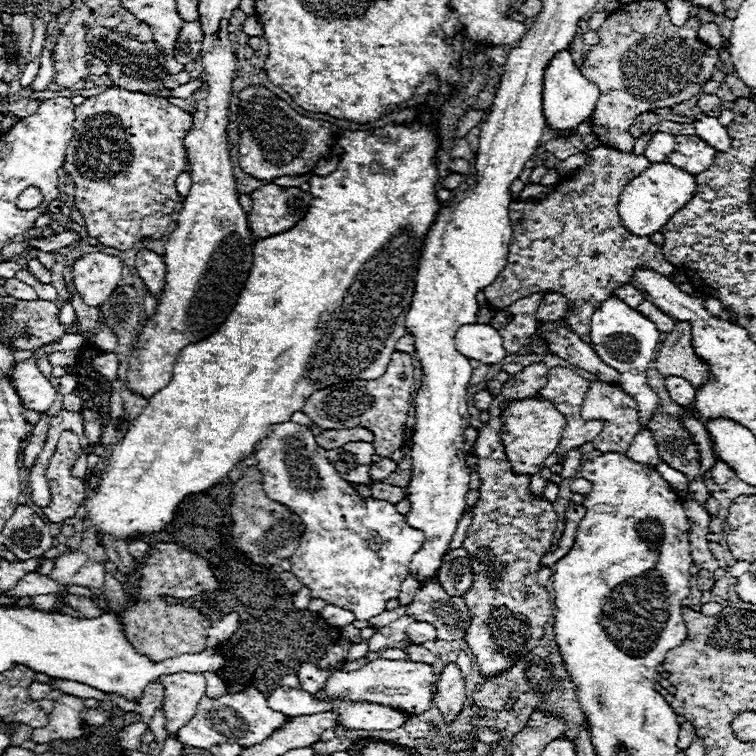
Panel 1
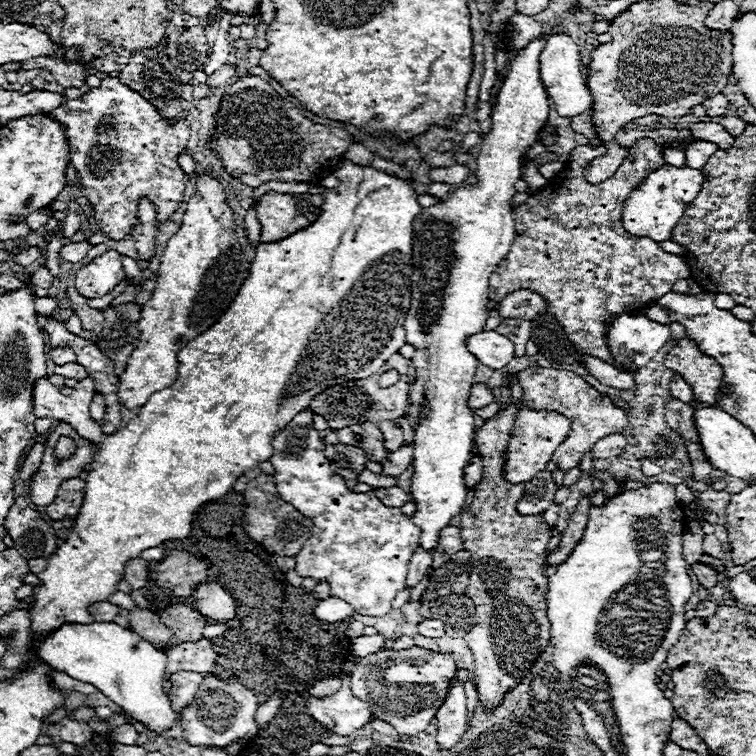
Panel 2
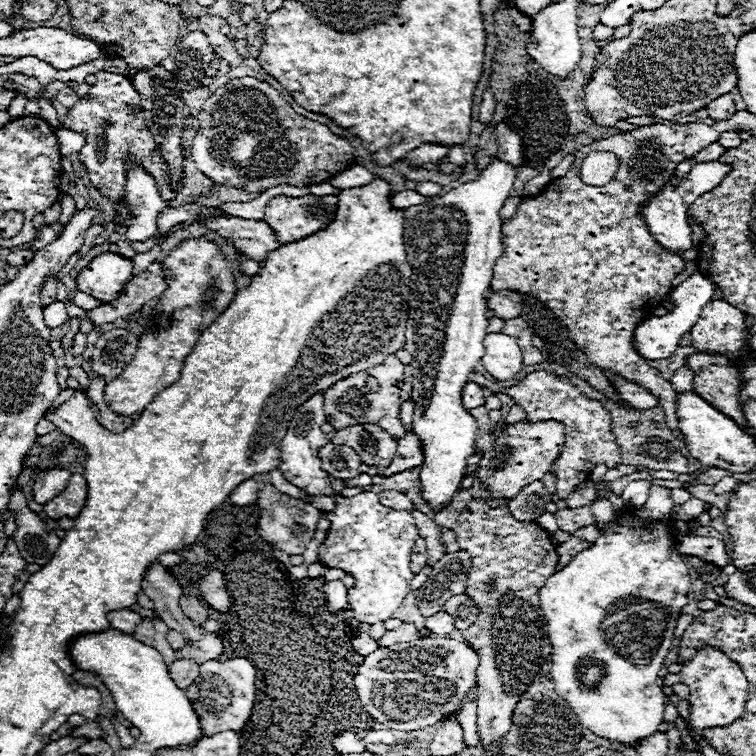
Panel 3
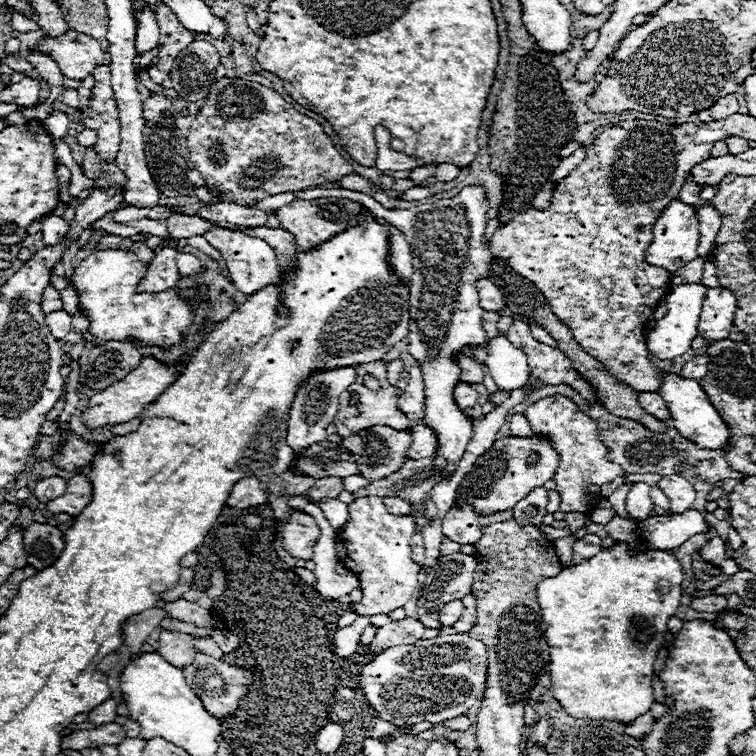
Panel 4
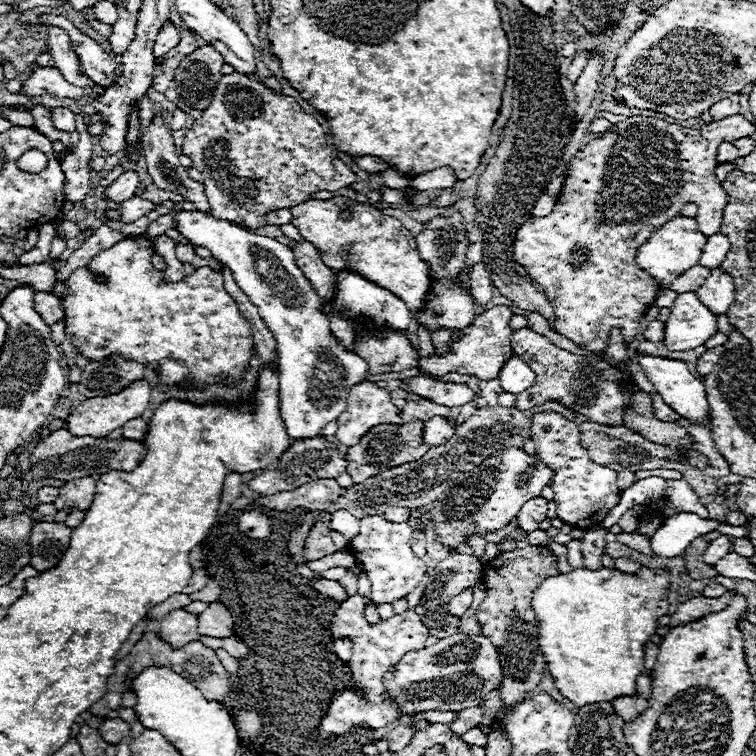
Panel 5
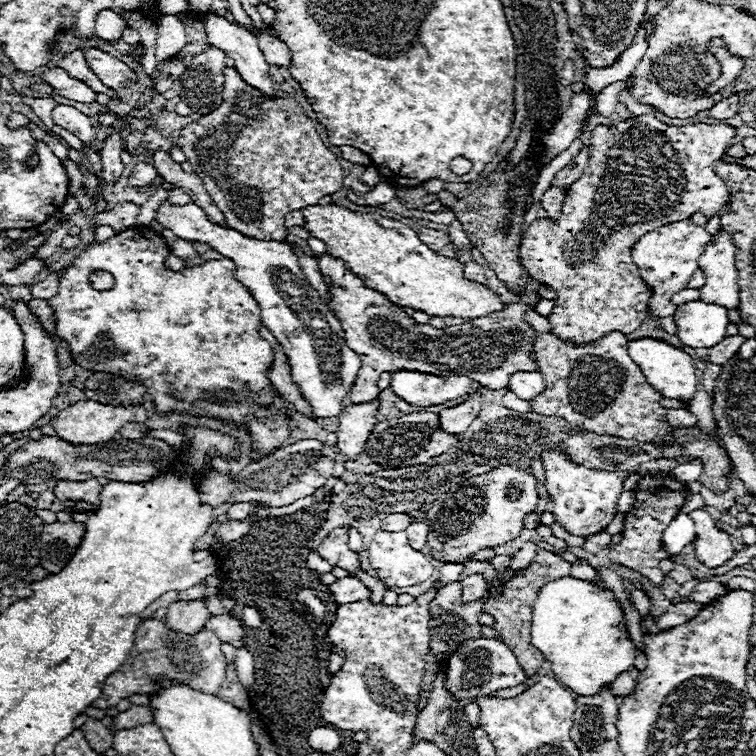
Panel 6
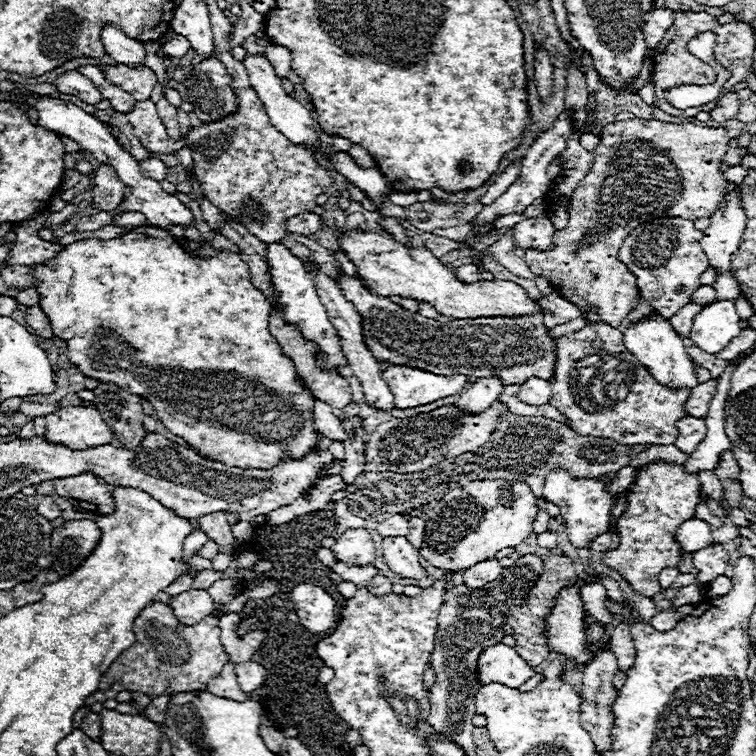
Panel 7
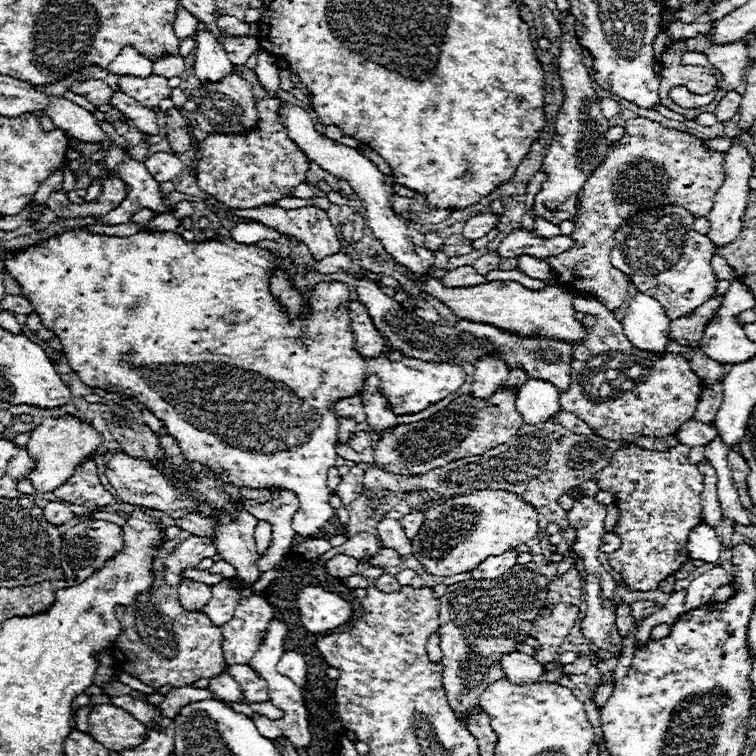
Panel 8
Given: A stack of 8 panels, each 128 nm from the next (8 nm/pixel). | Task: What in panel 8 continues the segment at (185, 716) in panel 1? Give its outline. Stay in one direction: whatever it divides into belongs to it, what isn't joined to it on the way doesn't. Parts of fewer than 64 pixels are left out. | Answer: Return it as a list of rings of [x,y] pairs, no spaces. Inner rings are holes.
[[[188,578],[180,584],[180,604],[186,610],[202,610],[204,602],[208,602],[212,596],[212,588],[204,582],[192,582]]]

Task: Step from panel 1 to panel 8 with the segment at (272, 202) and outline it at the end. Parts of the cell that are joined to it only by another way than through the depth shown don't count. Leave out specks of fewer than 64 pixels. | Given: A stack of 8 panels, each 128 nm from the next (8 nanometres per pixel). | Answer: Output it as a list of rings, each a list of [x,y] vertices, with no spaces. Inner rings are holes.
[[[418,276],[422,286],[428,294],[438,298],[440,302],[448,304],[452,312],[464,320],[490,324],[500,330],[508,330],[518,336],[534,336],[540,334],[544,338],[556,338],[568,344],[578,344],[586,338],[586,326],[574,318],[576,310],[572,306],[572,296],[566,290],[556,286],[546,286],[544,290],[528,290],[518,282],[486,282],[468,288],[444,288],[440,280],[428,276]]]

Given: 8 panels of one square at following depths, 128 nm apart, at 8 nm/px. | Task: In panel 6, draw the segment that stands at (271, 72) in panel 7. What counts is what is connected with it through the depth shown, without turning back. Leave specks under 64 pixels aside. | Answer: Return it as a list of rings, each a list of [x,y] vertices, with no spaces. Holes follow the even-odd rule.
[[[208,14],[204,18],[204,26],[206,26],[206,34],[208,34],[208,42],[220,50],[226,52],[226,56],[236,60],[236,70],[240,72],[240,76],[244,78],[244,82],[248,82],[250,86],[256,86],[256,90],[260,90],[266,98],[276,98],[276,88],[270,76],[270,66],[258,46],[258,38],[254,34],[250,34],[248,30],[240,28],[238,24],[230,24],[226,18],[216,16],[216,14]]]

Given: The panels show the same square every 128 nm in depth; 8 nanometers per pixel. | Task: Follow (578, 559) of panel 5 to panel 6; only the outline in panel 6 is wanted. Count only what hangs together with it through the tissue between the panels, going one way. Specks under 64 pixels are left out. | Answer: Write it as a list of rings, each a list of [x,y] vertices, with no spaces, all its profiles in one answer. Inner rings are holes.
[[[580,560],[580,562],[582,562],[582,564],[574,564],[574,566],[572,566],[570,576],[578,578],[578,580],[592,580],[592,582],[598,584],[598,588],[606,588],[604,582],[598,578],[598,574],[596,574],[588,564],[586,564],[586,560]]]

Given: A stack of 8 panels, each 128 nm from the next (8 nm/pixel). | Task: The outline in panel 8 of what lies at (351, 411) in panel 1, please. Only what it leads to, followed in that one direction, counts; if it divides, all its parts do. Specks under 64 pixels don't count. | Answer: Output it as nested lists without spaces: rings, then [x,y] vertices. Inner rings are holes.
[[[352,466],[350,472],[346,476],[342,476],[340,484],[336,486],[336,496],[342,498],[342,504],[350,504],[352,500],[356,500],[364,490],[364,470],[358,466]]]

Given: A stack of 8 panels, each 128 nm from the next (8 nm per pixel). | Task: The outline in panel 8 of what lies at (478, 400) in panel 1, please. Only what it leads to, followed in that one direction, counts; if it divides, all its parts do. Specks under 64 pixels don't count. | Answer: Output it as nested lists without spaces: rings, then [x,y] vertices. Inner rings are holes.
[[[72,228],[62,234],[54,234],[40,244],[10,250],[4,254],[2,260],[4,260],[6,272],[18,282],[22,294],[34,306],[34,312],[40,314],[40,320],[44,322],[44,326],[48,326],[60,338],[68,364],[82,378],[84,384],[92,388],[102,388],[108,392],[124,392],[128,396],[142,396],[142,404],[164,422],[164,428],[178,442],[184,458],[192,462],[200,462],[206,468],[212,468],[214,476],[220,478],[222,482],[228,482],[232,486],[248,486],[248,488],[278,486],[278,488],[288,488],[296,492],[300,500],[300,508],[298,508],[298,518],[292,520],[292,528],[296,534],[304,538],[318,538],[318,534],[322,532],[322,528],[334,514],[334,508],[328,502],[330,492],[326,488],[328,470],[336,466],[336,460],[338,460],[338,454],[336,454],[338,416],[332,410],[332,402],[338,402],[340,398],[360,396],[364,390],[366,376],[376,374],[382,380],[380,394],[388,400],[394,414],[404,416],[404,414],[416,414],[436,404],[438,400],[456,392],[464,384],[466,372],[462,366],[454,362],[420,362],[418,358],[392,362],[386,358],[386,352],[382,352],[378,358],[362,358],[356,350],[356,338],[350,328],[350,316],[348,316],[350,288],[344,282],[320,282],[314,288],[306,288],[302,292],[302,302],[304,306],[310,308],[310,316],[298,316],[294,322],[290,322],[288,312],[284,310],[280,300],[276,300],[270,292],[270,270],[282,268],[282,262],[264,248],[238,244],[232,238],[186,242],[180,234],[174,234],[174,232],[150,234],[146,230],[128,238],[120,238],[120,236],[90,234],[86,228]]]

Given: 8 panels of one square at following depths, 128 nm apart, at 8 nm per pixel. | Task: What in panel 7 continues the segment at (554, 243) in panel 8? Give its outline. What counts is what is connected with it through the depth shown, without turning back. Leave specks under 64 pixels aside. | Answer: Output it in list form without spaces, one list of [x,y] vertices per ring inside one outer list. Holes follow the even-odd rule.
[[[526,218],[514,226],[512,242],[520,250],[550,250],[554,246],[554,224],[546,218]]]

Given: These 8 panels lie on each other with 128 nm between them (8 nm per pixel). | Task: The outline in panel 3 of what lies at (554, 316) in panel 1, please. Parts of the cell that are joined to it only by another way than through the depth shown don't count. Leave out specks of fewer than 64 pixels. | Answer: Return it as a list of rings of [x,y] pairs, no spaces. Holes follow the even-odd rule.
[[[488,290],[488,298],[486,298],[486,306],[488,310],[494,312],[494,316],[502,318],[502,320],[510,320],[520,316],[520,306],[522,306],[522,296],[518,292],[510,292],[510,290]]]

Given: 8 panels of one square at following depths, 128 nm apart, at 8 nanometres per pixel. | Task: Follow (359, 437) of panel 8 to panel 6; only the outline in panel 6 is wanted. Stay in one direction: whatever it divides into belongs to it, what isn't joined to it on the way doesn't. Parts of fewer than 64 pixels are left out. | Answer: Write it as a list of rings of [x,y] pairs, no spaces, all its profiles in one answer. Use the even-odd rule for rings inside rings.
[[[260,326],[260,334],[272,344],[272,352],[274,352],[274,366],[272,366],[272,370],[270,370],[270,380],[272,380],[272,384],[276,386],[276,390],[280,390],[280,394],[284,394],[284,398],[286,398],[288,402],[294,404],[294,408],[296,408],[300,414],[304,414],[306,418],[316,420],[316,418],[312,416],[312,406],[302,398],[298,386],[292,382],[290,364],[288,364],[288,358],[286,358],[286,354],[284,354],[282,346],[276,342],[276,338],[272,336],[272,332],[266,330],[264,326]]]

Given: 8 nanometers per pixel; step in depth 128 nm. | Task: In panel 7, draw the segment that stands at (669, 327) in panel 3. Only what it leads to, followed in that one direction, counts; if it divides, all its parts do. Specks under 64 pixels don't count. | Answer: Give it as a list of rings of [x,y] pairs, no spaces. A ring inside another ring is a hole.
[[[718,300],[694,318],[690,340],[694,346],[708,354],[718,354],[724,350],[736,334],[740,334],[740,316],[736,312],[736,300]]]

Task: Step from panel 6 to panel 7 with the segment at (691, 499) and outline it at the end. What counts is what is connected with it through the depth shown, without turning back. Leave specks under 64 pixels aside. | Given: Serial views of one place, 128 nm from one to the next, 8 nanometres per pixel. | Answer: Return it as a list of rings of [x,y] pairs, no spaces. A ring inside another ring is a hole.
[[[701,499],[698,506],[696,507],[696,518],[700,518],[706,522],[708,522],[710,525],[720,527],[723,525],[723,522],[721,519],[717,516],[712,515],[710,512],[707,503]]]

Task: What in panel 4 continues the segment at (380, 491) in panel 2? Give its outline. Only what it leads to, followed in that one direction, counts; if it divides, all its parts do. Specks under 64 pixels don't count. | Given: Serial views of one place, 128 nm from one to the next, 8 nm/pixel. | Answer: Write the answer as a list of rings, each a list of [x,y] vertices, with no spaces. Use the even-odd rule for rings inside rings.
[[[384,498],[384,504],[390,514],[410,514],[412,512],[410,502],[406,502],[402,498]]]

